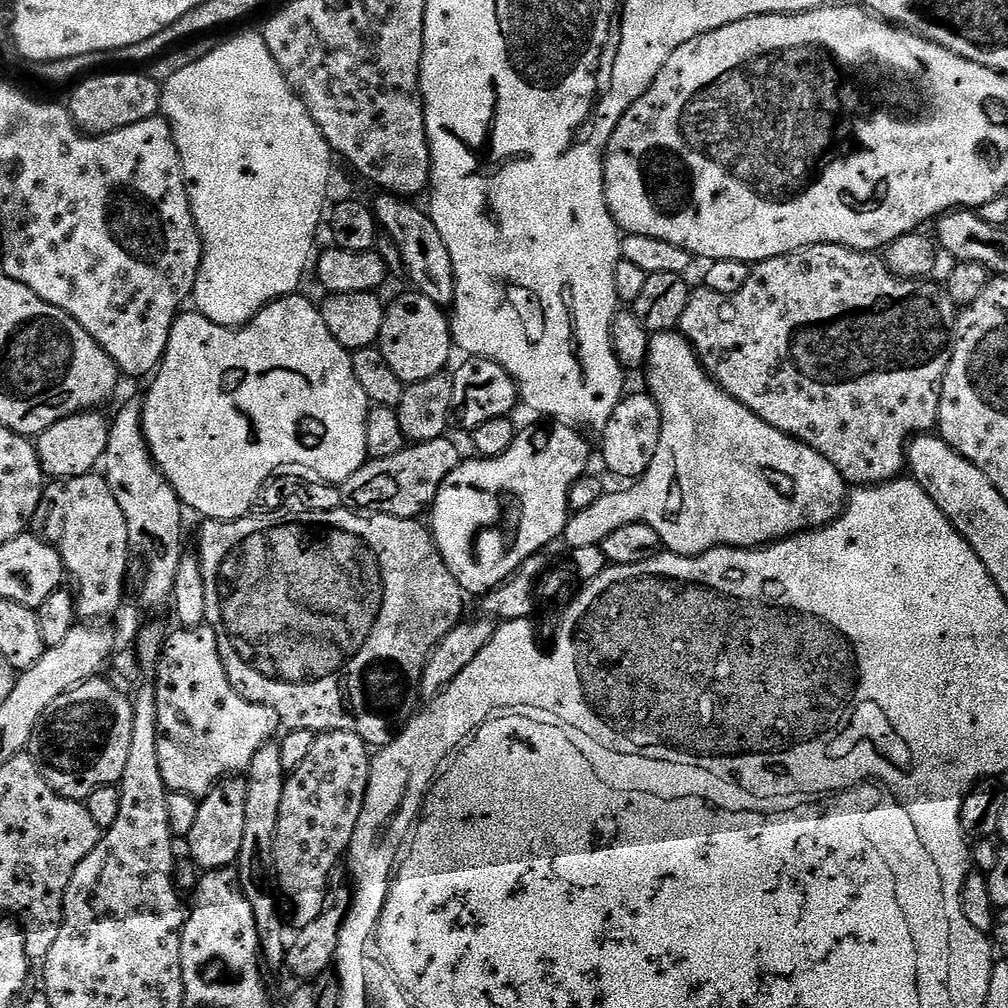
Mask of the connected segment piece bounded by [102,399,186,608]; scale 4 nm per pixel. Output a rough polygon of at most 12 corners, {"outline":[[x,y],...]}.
{"outline":[[144,406],[111,417],[102,475],[144,559],[140,600],[171,601],[185,509],[150,454]]}

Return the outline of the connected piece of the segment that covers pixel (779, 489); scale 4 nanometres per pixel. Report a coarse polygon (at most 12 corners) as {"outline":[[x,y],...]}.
{"outline":[[648,347],[662,438],[639,480],[569,515],[569,549],[632,523],[667,551],[763,548],[850,488],[709,376]]}

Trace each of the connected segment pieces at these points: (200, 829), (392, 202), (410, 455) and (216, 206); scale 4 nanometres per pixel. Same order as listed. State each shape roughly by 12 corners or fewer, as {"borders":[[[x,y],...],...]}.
{"borders":[[[219,780],[186,838],[200,870],[246,848],[248,781]],[[377,195],[383,231],[400,245],[411,287],[452,303],[450,250],[431,215]],[[447,435],[369,459],[343,507],[414,520],[462,463]],[[263,35],[180,68],[162,112],[242,328],[293,295],[332,147]]]}

